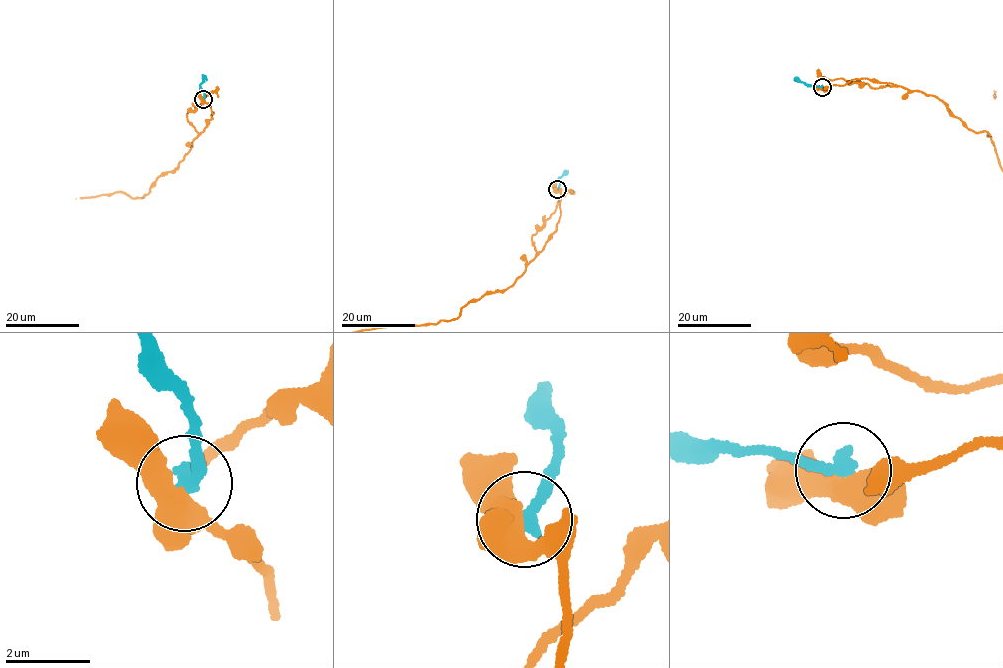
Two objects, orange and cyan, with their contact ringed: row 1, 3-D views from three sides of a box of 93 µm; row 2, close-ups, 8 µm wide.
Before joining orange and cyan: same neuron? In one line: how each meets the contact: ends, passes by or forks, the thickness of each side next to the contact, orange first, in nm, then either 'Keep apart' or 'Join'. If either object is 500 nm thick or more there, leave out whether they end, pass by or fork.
Thickness 550 nm (orange) against 360 nm. Keep apart

